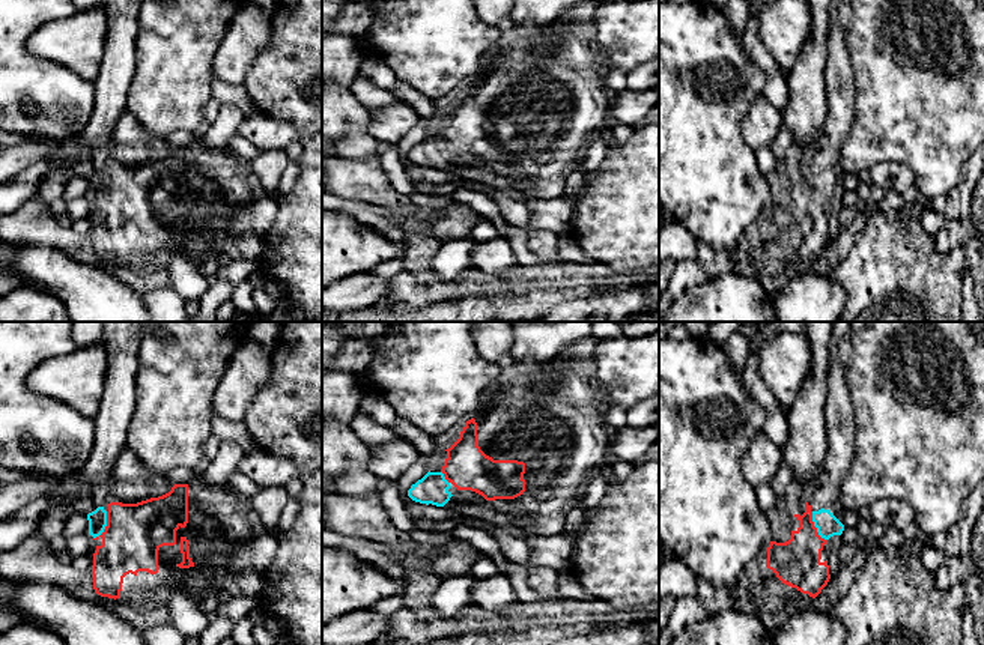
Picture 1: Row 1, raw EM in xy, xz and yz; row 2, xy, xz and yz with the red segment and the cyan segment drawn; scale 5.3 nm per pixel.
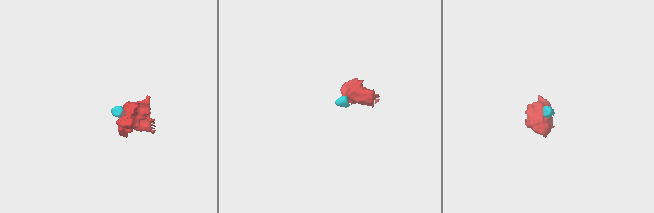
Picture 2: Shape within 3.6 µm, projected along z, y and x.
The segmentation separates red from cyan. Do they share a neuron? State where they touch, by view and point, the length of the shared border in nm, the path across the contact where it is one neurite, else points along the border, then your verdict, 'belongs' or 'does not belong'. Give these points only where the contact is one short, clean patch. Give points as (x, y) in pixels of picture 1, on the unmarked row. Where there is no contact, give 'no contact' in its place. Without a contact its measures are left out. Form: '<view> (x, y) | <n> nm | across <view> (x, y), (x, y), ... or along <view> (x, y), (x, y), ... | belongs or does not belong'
yz (814, 190) | 180 nm | across yz (796, 226), (814, 190), (828, 188) | belongs

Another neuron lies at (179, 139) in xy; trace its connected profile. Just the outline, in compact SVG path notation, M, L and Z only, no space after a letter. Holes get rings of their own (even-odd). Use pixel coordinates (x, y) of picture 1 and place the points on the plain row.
M178 129L172 132L166 140L173 149L175 147L188 147L193 143L197 143L193 132Z

